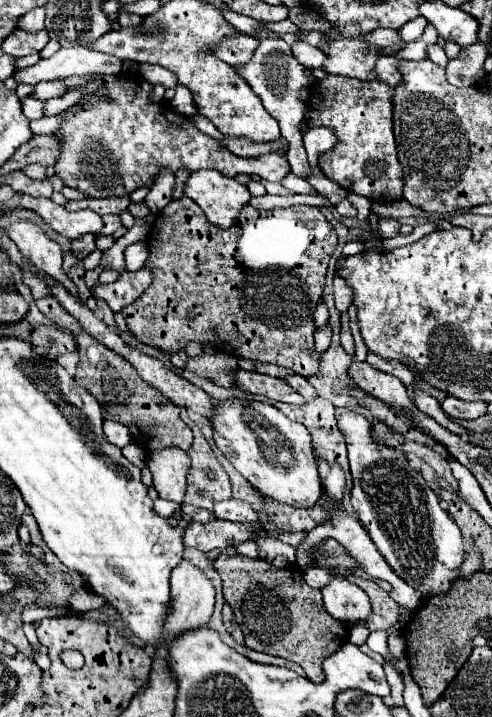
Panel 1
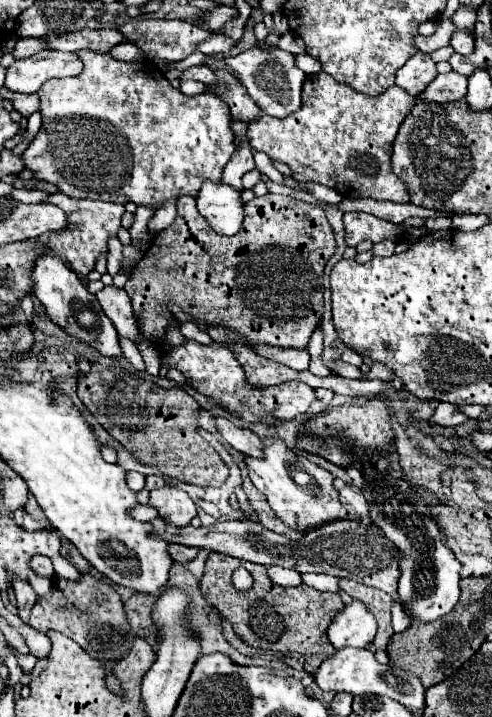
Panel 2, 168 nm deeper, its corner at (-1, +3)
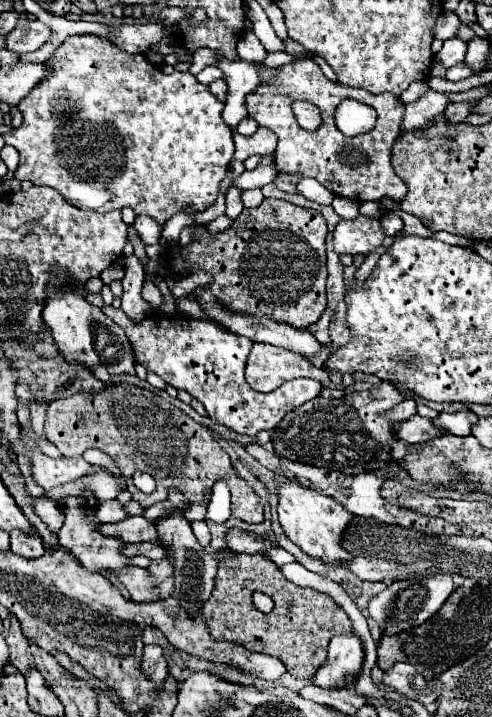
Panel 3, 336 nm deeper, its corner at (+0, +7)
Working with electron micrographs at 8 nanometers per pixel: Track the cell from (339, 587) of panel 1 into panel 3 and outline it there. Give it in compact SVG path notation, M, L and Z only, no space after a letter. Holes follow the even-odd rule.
M333 635L329 661L315 673L317 687L337 687L345 675L355 675L363 665L363 641L359 635Z

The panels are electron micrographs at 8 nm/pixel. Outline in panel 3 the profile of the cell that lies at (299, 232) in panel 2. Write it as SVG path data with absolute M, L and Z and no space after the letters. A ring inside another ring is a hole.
M263 199L259 207L243 209L233 225L221 233L209 233L205 225L193 225L193 237L189 245L173 245L163 253L163 263L173 277L189 277L195 271L211 275L211 283L203 285L215 299L231 313L271 317L277 323L291 325L295 329L309 329L317 323L325 311L325 235L327 223L315 209L297 207L283 199Z

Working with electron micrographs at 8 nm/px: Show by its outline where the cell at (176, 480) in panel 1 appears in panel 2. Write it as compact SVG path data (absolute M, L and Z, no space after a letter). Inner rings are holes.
M174 485L150 491L148 505L158 511L160 519L168 521L174 527L188 527L190 521L196 517L194 501Z

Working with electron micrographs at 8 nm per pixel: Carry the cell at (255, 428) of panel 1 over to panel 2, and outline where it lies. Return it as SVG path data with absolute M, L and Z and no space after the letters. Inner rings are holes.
M272 437L264 439L264 459L246 457L246 467L252 483L266 495L272 511L296 531L312 531L324 523L346 519L346 507L340 503L338 491L332 487L332 475L304 457L298 457L294 451Z

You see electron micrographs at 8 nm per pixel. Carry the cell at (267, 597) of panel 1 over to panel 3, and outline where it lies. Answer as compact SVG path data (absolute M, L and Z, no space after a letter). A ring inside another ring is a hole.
M227 549L223 551L223 559L219 559L215 587L203 603L203 615L207 615L213 637L237 641L255 653L277 657L297 679L311 679L325 665L327 645L333 633L353 631L351 619L329 595L289 583L281 569L261 555L241 555ZM253 591L267 593L273 599L275 607L271 613L261 613L253 605Z

